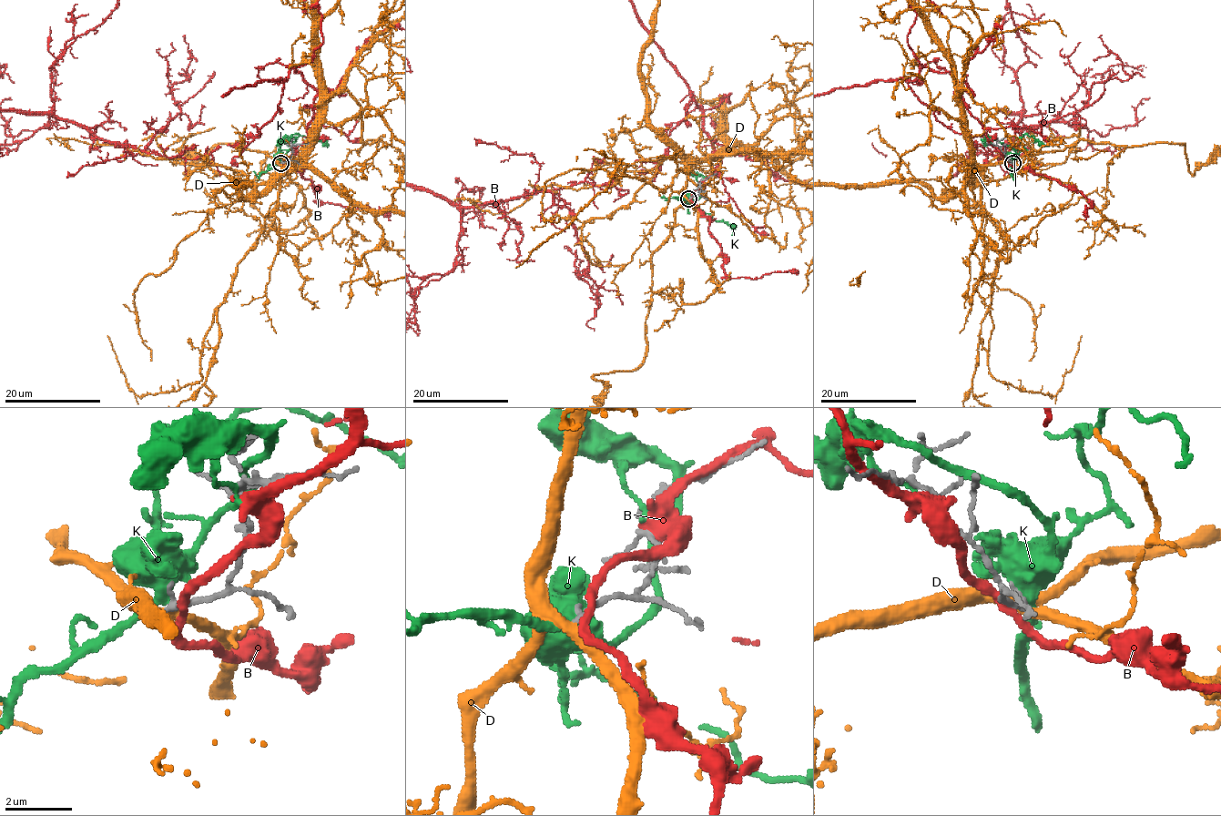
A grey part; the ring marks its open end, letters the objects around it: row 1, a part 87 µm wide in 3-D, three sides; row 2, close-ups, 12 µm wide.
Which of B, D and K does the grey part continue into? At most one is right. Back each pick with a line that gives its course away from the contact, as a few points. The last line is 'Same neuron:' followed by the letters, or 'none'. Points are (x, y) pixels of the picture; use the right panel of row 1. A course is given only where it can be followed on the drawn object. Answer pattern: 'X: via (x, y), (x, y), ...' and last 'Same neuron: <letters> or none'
Same neuron: D

